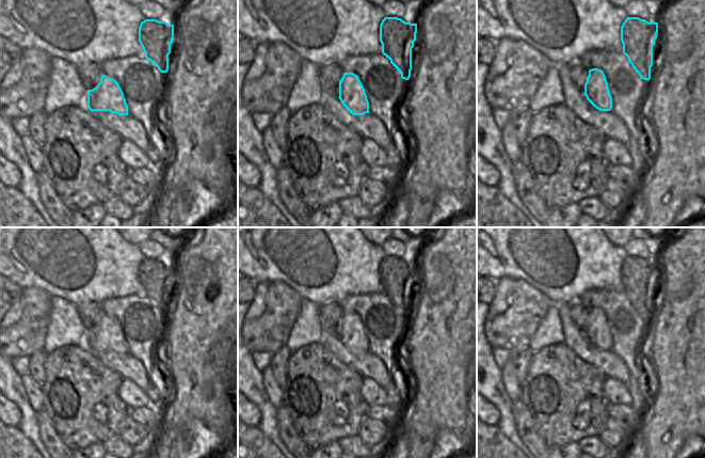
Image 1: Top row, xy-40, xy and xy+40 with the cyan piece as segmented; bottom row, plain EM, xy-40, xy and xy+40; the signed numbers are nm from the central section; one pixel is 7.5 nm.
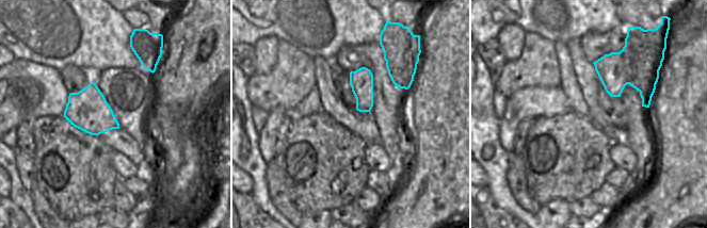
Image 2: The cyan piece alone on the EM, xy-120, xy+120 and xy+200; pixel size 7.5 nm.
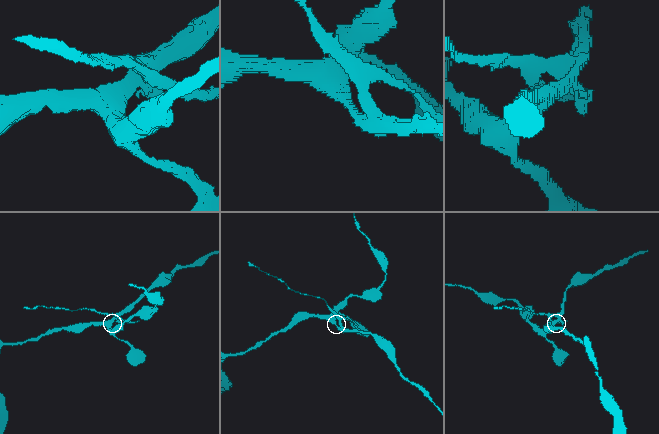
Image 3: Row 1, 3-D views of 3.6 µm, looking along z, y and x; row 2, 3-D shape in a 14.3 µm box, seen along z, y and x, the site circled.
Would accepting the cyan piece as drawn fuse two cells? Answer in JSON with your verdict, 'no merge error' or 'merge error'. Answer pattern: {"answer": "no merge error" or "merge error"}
{"answer": "merge error"}

